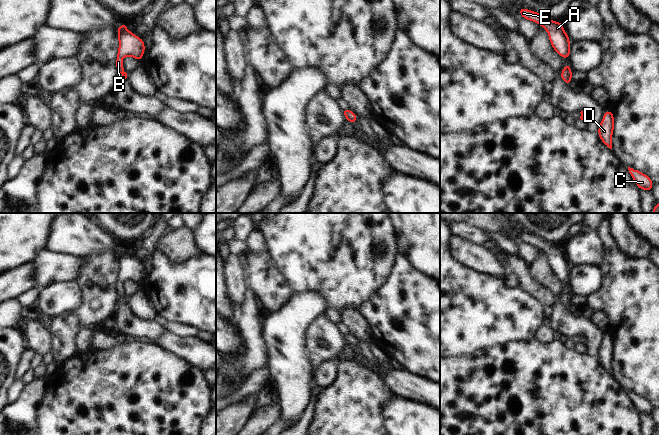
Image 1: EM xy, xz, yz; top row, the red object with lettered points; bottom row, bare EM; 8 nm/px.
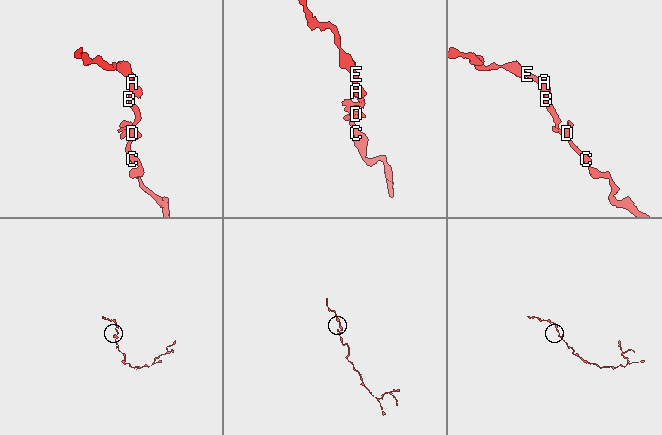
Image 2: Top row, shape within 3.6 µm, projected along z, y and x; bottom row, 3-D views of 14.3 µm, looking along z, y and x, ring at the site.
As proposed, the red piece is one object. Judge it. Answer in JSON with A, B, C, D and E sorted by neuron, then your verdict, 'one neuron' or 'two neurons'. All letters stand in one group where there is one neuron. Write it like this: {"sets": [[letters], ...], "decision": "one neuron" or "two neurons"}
{"sets": [["A", "B", "C", "D", "E"]], "decision": "one neuron"}

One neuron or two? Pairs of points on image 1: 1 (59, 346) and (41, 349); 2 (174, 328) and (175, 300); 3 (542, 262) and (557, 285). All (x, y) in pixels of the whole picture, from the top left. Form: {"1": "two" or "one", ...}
{"1": "two", "2": "two", "3": "one"}

